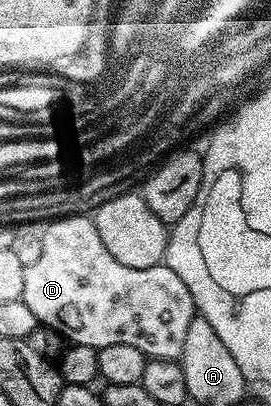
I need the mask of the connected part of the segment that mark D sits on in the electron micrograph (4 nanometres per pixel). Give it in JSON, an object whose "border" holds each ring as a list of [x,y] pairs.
{"border":[[[85,214],[65,216],[61,220],[52,221],[42,232],[45,233],[41,236],[41,249],[38,250],[37,257],[33,261],[30,259],[26,263],[25,277],[23,278],[23,294],[20,298],[31,310],[31,314],[35,314],[38,325],[53,328],[69,344],[91,346],[98,349],[103,346],[116,346],[118,342],[123,342],[126,346],[136,346],[139,350],[143,350],[143,354],[147,358],[180,361],[183,354],[183,341],[187,339],[187,326],[191,326],[195,309],[193,307],[193,299],[191,298],[191,290],[187,290],[186,284],[183,283],[183,278],[179,278],[179,274],[175,274],[175,270],[171,270],[164,262],[150,268],[123,266],[123,262],[119,262],[119,258],[115,258],[115,254],[111,254],[111,250],[107,250],[107,246],[103,246],[103,238],[99,238],[99,230],[95,230],[92,219]]]}

